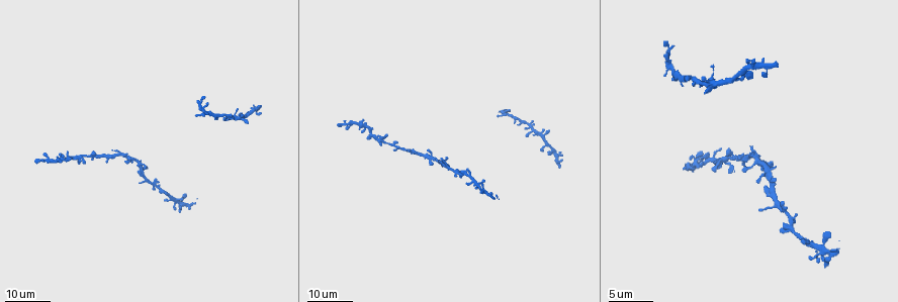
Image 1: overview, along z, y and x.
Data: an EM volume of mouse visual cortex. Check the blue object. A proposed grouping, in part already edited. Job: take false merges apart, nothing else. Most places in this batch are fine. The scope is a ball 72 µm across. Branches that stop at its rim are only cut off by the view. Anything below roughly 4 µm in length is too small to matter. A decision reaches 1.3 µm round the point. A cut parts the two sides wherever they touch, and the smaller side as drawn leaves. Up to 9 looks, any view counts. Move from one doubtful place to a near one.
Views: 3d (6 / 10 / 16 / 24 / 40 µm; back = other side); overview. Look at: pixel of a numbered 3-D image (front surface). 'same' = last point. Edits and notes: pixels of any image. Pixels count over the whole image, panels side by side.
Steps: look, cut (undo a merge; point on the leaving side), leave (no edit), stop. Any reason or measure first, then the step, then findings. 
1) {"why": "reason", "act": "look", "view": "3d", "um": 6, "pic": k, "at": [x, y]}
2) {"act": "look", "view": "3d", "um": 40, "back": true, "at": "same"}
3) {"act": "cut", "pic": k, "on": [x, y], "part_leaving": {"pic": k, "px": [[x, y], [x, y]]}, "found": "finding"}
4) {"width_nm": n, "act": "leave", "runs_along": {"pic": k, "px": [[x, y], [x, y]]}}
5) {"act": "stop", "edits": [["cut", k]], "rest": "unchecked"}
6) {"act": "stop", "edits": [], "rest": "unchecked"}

{"why": "four or more arms meet", "act": "look", "view": "3d", "um": 24, "pic": 1, "at": [507, 115]}

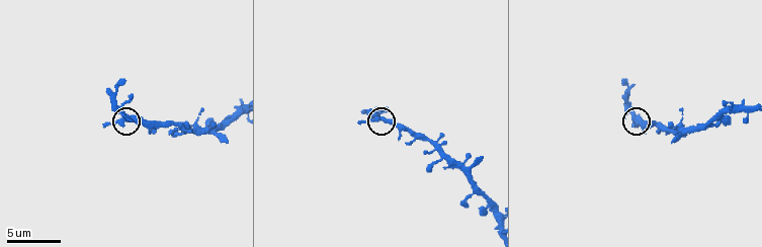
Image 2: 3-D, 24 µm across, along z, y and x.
{"act": "look", "view": "3d", "um": 6, "pic": 2, "at": [632, 115]}

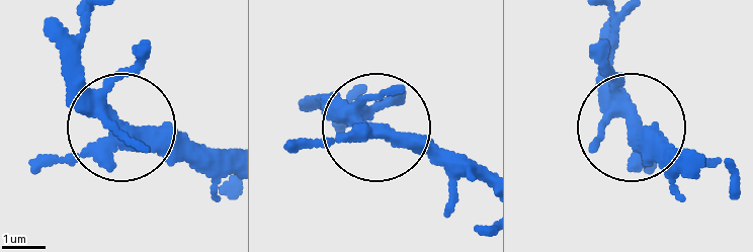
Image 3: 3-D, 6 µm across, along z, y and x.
{"width_nm": 330, "act": "leave", "found": "all the same neuron"}

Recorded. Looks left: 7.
{"why": "three-way junction", "act": "look", "view": "3d", "um": 16, "pic": 1, "at": [766, 173]}

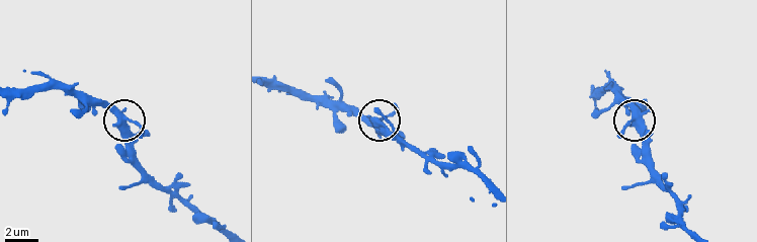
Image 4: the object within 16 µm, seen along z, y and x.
{"why": "closer look", "act": "look", "view": "3d", "um": 6, "pic": 4, "at": [118, 120]}

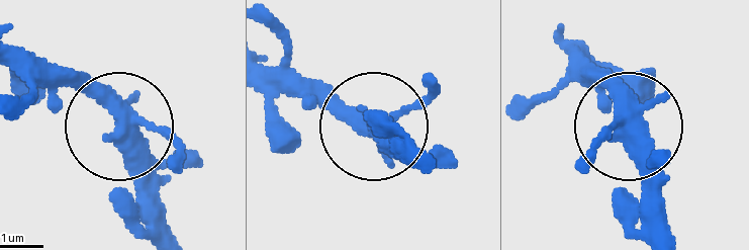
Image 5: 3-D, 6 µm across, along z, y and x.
{"side_arm_um": 20, "arms": 3, "act": "leave", "found": "continuous, no second neuron"}

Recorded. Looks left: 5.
{"why": "calibre changes", "act": "look", "view": "3d", "um": 16, "pic": 1, "at": [80, 156]}

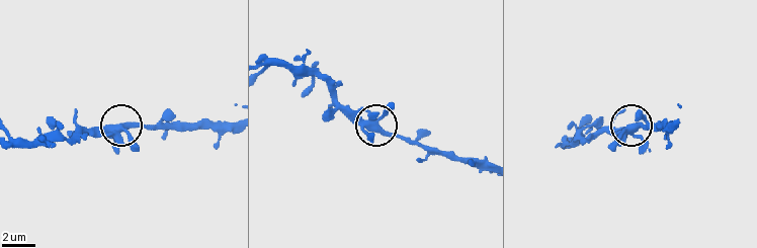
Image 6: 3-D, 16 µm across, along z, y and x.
{"act": "look", "view": "3d", "um": 10, "pic": 6, "at": [124, 125]}

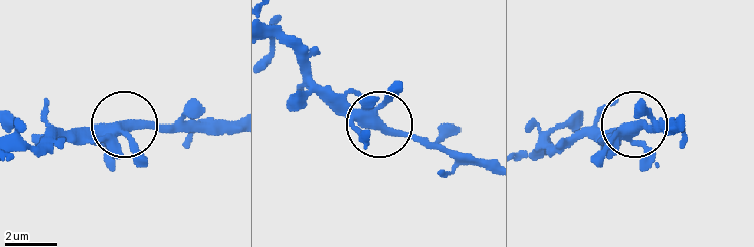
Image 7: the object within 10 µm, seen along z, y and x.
{"width_nm": 360, "act": "leave", "runs_along": {"pic": 7, "px": [[485, 167], [360, 124], [311, 76]]}, "found": "one neuron here"}

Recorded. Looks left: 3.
{"why": "four-way junction", "act": "look", "view": "3d", "um": 16, "pic": 1, "at": [367, 128]}

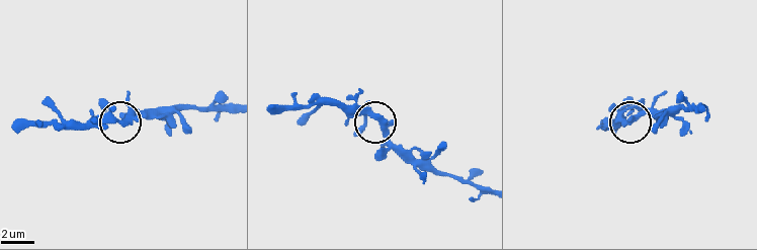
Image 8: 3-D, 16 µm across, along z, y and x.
{"act": "look", "view": "3d", "um": 10, "pic": 8, "at": [115, 119]}

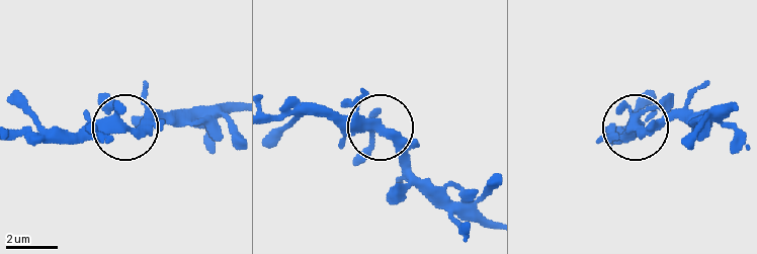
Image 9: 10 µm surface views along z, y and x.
{"width_nm": 320, "act": "leave", "found": "one neuron here"}

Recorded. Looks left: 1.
{"act": "stop", "edits": [], "rest": "unchecked"}

